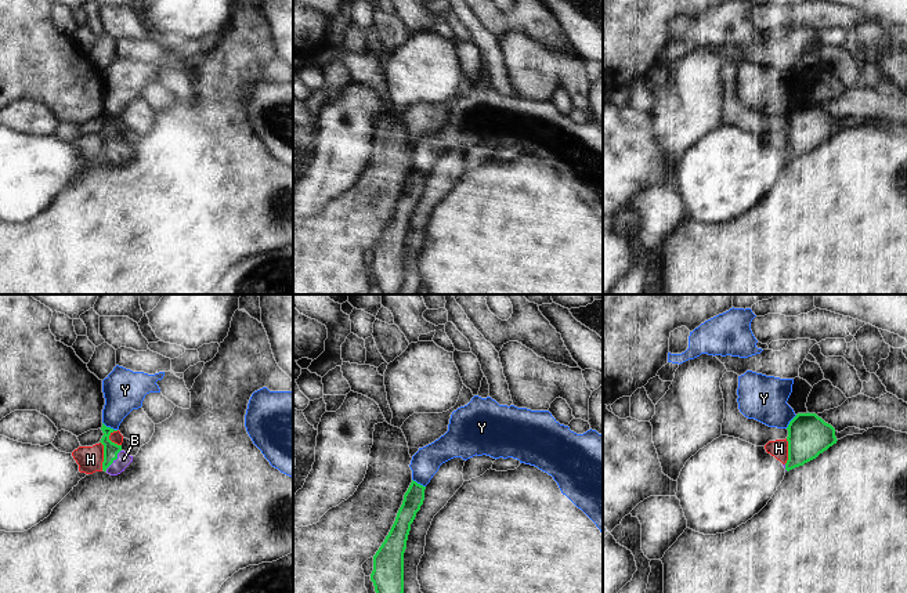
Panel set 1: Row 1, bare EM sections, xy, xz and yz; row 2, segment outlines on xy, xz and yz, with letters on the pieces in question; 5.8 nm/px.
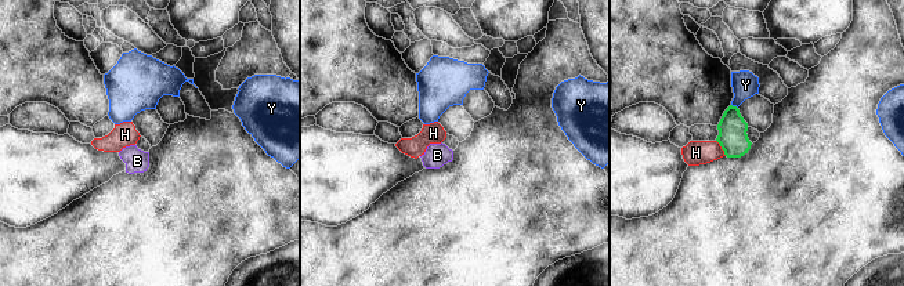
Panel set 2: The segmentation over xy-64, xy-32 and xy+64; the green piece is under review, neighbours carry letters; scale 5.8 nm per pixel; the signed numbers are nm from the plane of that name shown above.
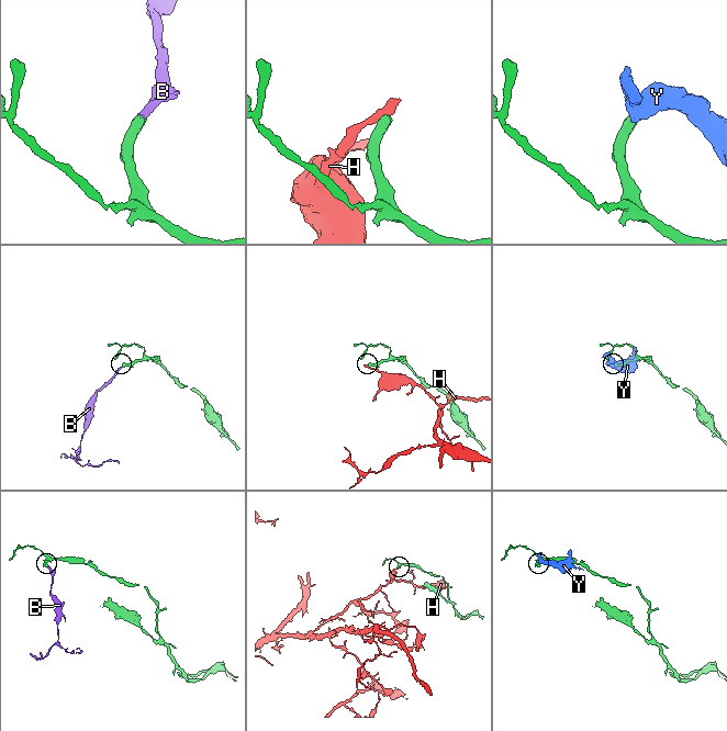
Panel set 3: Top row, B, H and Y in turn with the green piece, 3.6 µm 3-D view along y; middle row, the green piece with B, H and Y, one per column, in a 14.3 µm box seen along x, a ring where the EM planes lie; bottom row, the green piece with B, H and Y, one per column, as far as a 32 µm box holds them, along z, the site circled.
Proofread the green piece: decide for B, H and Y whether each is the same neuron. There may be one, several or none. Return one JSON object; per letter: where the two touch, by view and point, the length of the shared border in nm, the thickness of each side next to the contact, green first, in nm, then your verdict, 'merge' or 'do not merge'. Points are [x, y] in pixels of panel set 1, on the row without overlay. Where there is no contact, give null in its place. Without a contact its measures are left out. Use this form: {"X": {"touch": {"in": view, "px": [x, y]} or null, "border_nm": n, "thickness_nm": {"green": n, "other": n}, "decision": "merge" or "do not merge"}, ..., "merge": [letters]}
{"B": {"touch": {"in": "xy", "px": [115, 149]}, "border_nm": 160, "thickness_nm": {"green": 90, "other": 80}, "decision": "merge"}, "H": {"touch": {"in": "xy", "px": [104, 145]}, "border_nm": 170, "thickness_nm": {"green": 90, "other": 150}, "decision": "do not merge"}, "Y": {"touch": {"in": "xy", "px": [109, 118]}, "border_nm": 100, "thickness_nm": {"green": 90, "other": 240}, "decision": "do not merge"}, "merge": ["B"]}

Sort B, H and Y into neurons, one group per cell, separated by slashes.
B / H / Y

